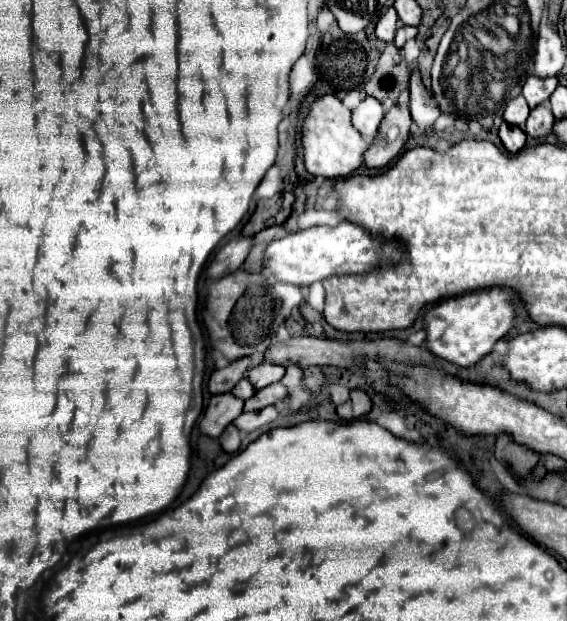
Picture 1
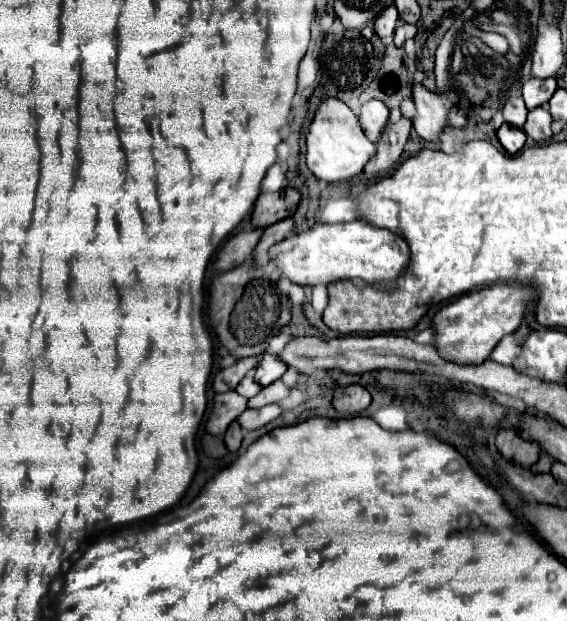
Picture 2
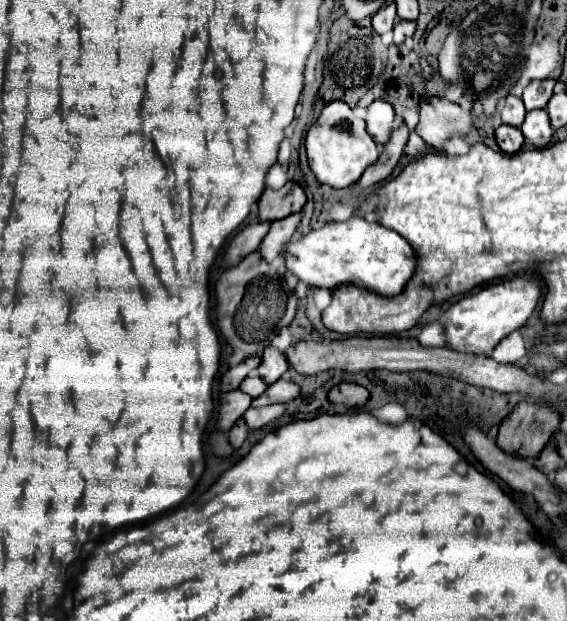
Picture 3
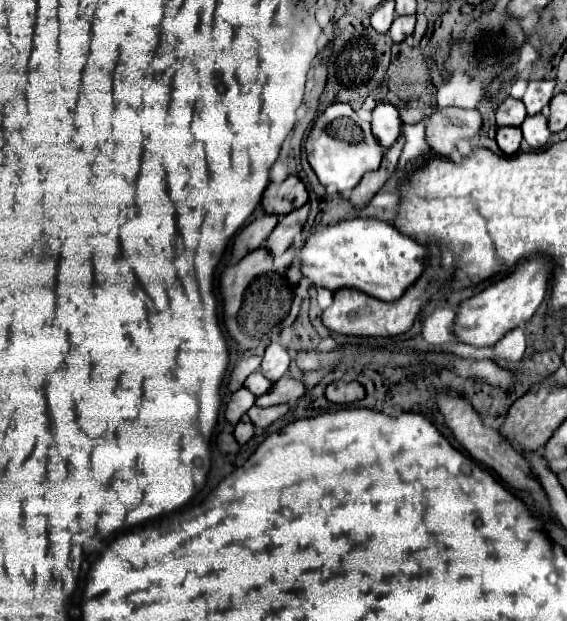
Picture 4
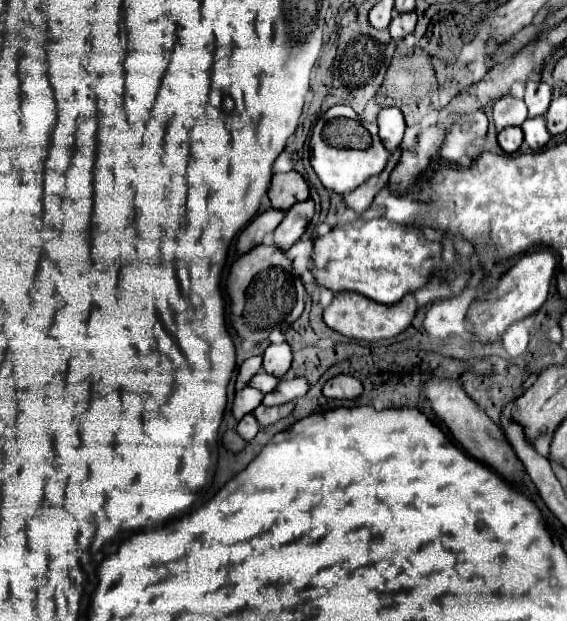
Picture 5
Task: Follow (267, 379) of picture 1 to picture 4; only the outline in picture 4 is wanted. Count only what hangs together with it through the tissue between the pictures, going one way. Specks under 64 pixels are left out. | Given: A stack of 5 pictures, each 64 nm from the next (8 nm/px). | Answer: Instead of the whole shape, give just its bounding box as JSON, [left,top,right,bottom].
[262,342,290,382]

